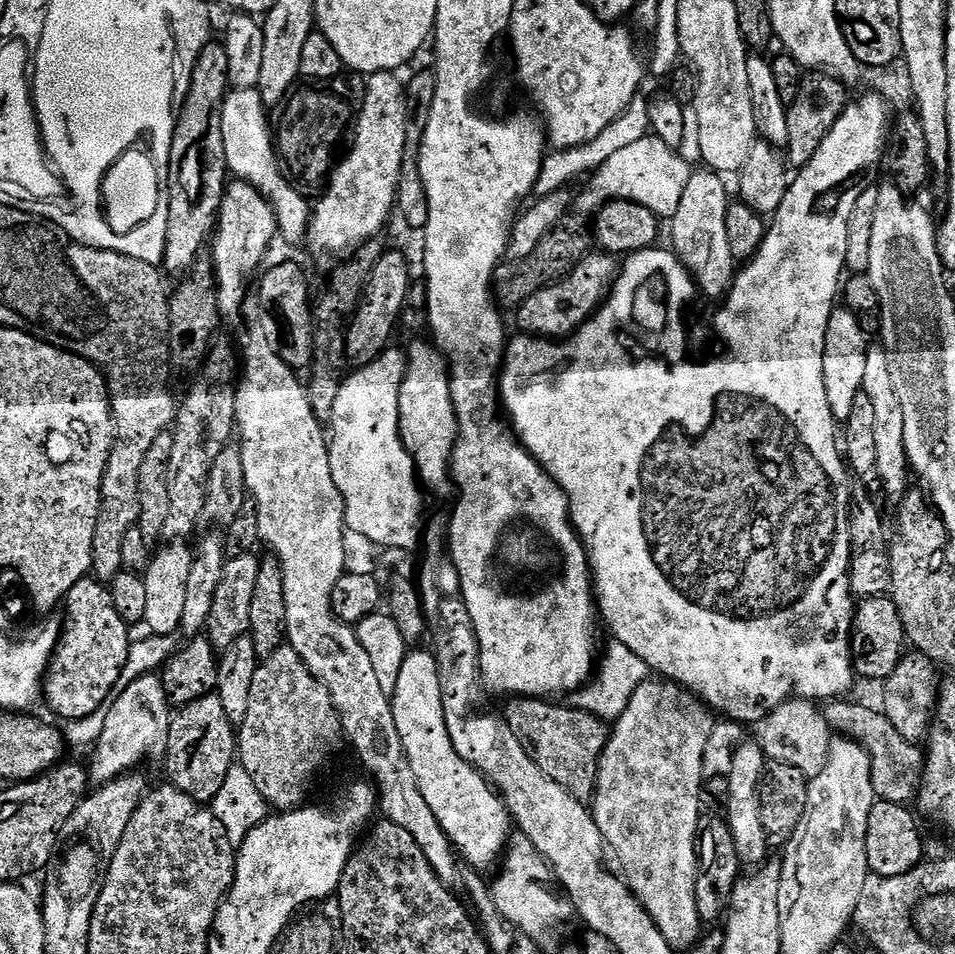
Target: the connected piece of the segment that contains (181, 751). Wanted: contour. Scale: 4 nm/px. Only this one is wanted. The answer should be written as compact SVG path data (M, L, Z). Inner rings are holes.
M209 694L187 701L180 713L171 717L168 725L168 776L171 787L190 794L199 804L211 805L222 790L226 774L231 770L238 752L238 736L222 706L219 695Z

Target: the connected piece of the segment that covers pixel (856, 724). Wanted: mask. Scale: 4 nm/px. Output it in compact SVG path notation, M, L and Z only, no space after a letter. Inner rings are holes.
M832 702L823 709L829 729L833 733L851 737L868 752L872 760L873 790L883 803L889 806L907 805L907 800L917 795L920 778L924 774L925 753L898 734L883 711L876 709L875 712L864 704L840 703L844 702Z

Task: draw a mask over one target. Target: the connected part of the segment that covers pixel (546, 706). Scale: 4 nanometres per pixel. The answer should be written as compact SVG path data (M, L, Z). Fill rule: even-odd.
M509 697L509 700L502 711L502 718L508 723L512 733L522 744L522 748L529 755L530 760L538 766L542 774L558 782L560 786L570 793L570 795L585 804L591 803L596 793L597 770L599 768L599 758L608 744L610 735L609 725L594 716L588 711L582 711L575 706L556 706L542 698L537 697Z

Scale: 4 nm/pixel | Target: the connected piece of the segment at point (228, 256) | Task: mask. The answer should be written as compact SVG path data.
M233 179L225 187L224 196L220 200L220 211L214 223L214 235L210 240L215 296L221 317L241 315L246 299L244 291L248 288L248 275L256 267L261 267L260 259L267 254L272 239L277 239L277 236L276 215L268 199L245 180Z

